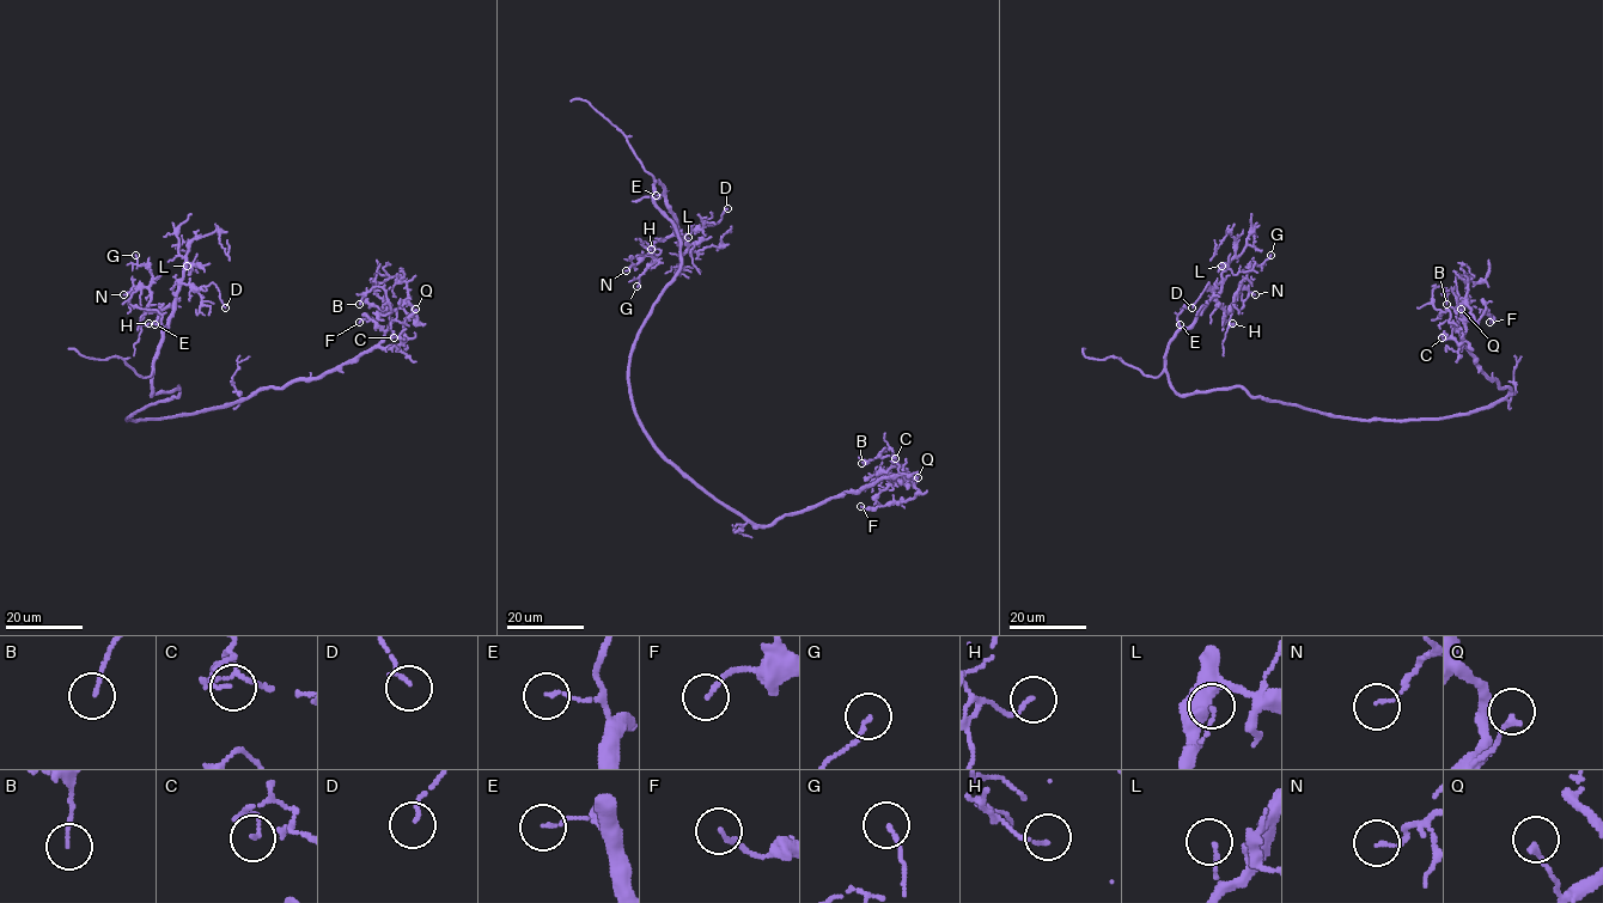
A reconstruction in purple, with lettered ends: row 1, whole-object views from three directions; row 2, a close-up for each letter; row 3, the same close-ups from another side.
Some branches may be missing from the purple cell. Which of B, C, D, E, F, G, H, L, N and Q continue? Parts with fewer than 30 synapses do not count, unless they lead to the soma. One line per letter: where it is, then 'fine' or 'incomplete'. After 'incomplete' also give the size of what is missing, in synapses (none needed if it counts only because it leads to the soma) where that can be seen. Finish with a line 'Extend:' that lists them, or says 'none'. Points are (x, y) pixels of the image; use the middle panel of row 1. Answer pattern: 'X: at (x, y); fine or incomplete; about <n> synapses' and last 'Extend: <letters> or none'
B: at (861, 463); fine
C: at (895, 458); fine
D: at (727, 208); fine
E: at (656, 195); fine
F: at (860, 506); fine
G: at (637, 286); fine
H: at (651, 249); fine
L: at (688, 237); fine
N: at (626, 270); fine
Q: at (918, 477); fine
Extend: none

